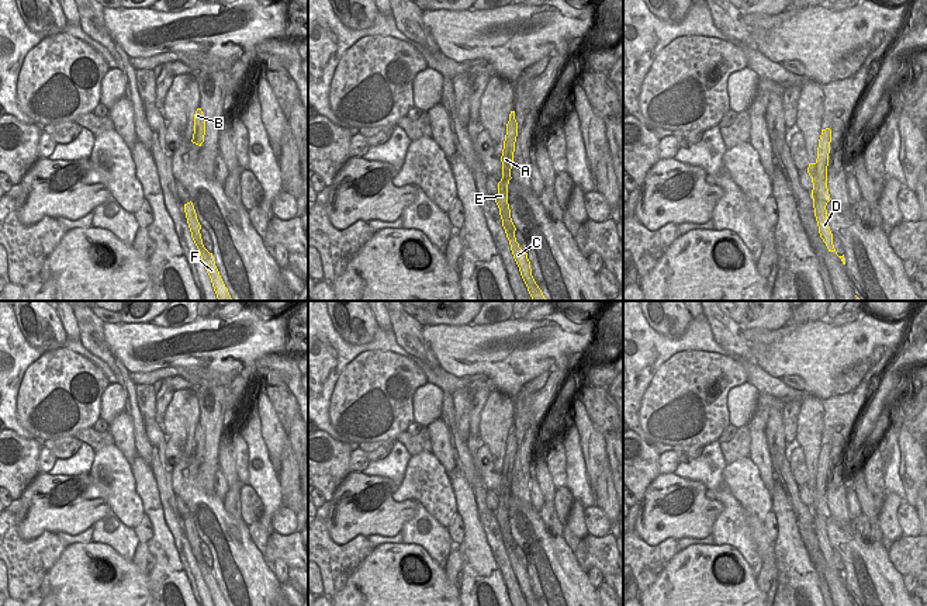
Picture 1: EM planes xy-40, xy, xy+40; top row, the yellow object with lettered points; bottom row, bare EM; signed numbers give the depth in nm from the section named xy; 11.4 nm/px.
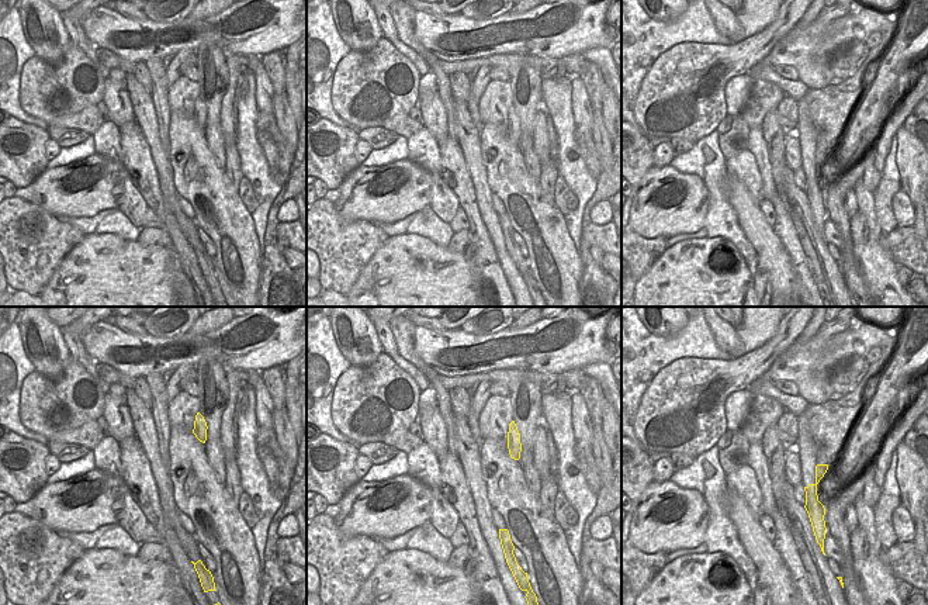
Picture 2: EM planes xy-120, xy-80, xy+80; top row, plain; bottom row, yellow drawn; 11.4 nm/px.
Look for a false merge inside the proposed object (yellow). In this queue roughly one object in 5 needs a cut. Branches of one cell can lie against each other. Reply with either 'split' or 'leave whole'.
leave whole

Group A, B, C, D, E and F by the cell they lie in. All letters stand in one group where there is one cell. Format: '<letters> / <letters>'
A B C D E F

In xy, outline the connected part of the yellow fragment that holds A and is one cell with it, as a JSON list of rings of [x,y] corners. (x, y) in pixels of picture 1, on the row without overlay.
[[[511,426],[509,436],[506,439],[506,450],[505,450],[504,464],[501,471],[502,494],[498,498],[498,509],[495,510],[495,517],[499,523],[502,541],[509,555],[513,574],[519,582],[520,591],[528,602],[528,606],[542,606],[532,591],[528,568],[525,568],[519,562],[519,558],[516,557],[516,553],[515,553],[516,543],[512,537],[511,524],[508,519],[508,499],[509,499],[509,495],[512,494],[511,484],[513,481],[513,467],[515,467],[516,451],[518,451],[518,437],[515,434],[515,426]]]

